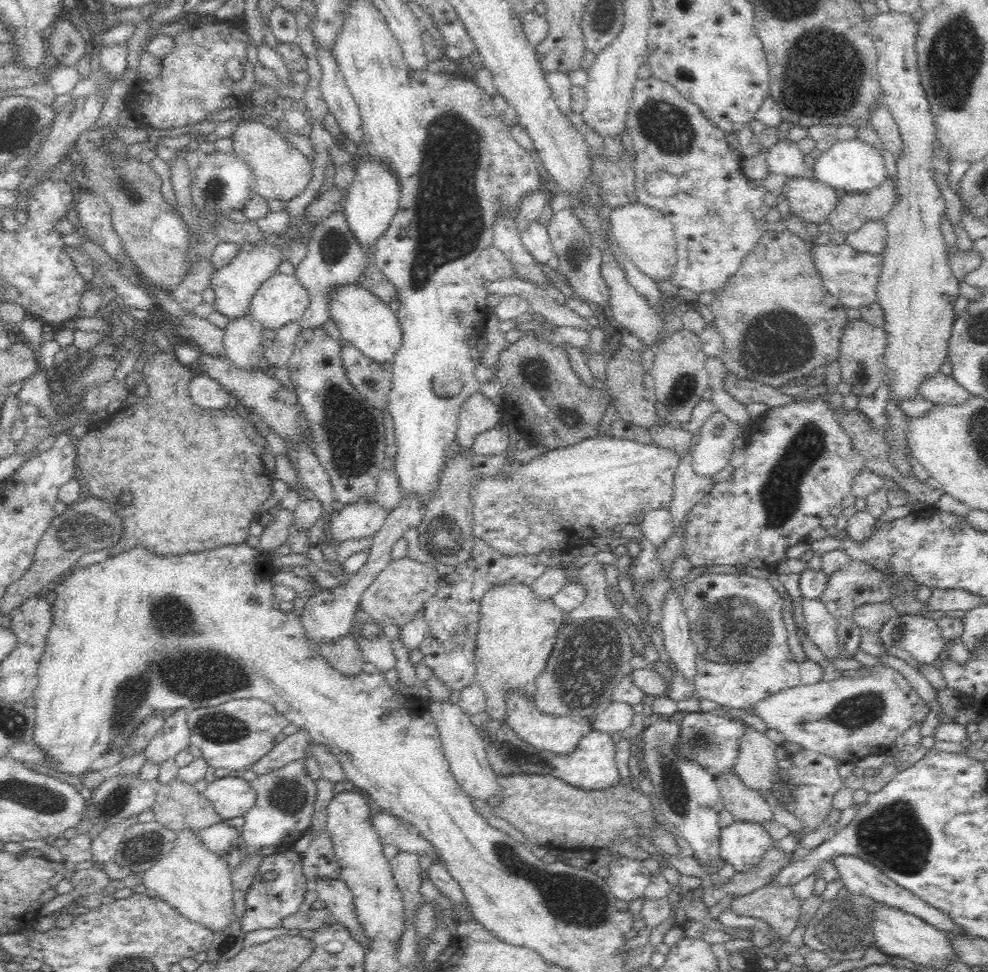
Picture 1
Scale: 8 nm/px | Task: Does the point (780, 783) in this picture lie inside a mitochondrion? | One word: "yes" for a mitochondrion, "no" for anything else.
yes

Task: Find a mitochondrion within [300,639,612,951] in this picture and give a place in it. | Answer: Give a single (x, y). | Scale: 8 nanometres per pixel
(571, 900)

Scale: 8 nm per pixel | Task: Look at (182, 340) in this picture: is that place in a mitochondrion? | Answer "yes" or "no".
no

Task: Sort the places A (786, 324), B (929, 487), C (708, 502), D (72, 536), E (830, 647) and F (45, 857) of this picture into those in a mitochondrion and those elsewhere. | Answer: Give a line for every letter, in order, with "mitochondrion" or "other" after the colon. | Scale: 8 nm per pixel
A: mitochondrion
B: other
C: other
D: mitochondrion
E: other
F: other

